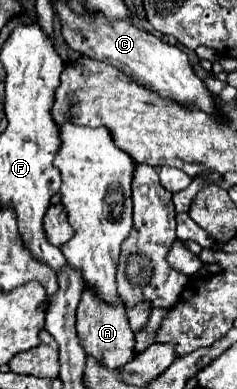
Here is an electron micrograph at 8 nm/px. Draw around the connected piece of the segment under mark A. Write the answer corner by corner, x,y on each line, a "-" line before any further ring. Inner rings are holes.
84,290
82,300
78,304
78,322
76,322
80,346
84,348
86,356
94,358
98,364
106,366
108,370
118,370
134,360
134,334
128,326
128,318
124,306
110,306
106,302
98,302
90,290

